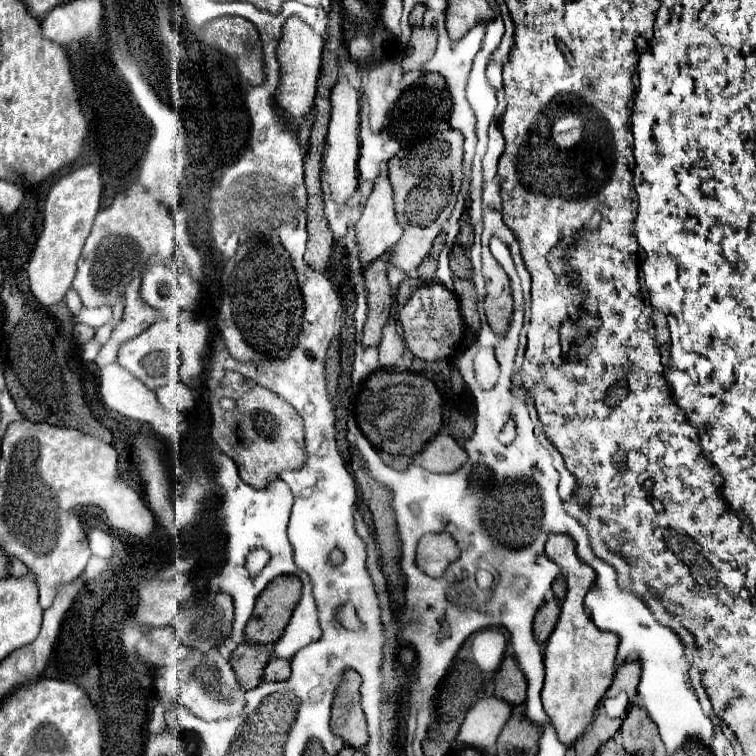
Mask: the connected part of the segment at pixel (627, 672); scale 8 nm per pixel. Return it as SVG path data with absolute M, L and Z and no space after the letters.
M629 662L629 664L619 666L617 672L615 672L615 680L613 680L611 688L607 690L605 698L613 698L619 692L627 692L629 702L631 702L631 698L635 698L635 694L637 694L639 674L641 674L641 670L639 670L639 664L637 662Z

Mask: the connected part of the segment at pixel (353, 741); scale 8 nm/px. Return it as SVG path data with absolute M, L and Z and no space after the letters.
M347 670L339 688L335 690L331 712L331 730L353 748L367 744L365 714L359 708L359 684L361 676L355 670Z

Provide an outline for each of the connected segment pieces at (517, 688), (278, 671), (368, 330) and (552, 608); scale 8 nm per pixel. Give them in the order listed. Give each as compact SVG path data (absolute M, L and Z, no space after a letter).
M507 656L495 674L495 696L517 706L525 702L525 678L513 656Z
M273 658L271 664L267 664L267 668L263 670L263 680L267 680L267 682L281 682L281 680L287 680L289 674L291 674L289 662Z
M377 258L363 272L365 288L367 288L367 306L369 306L365 328L363 328L363 338L361 338L361 344L365 348L379 344L381 328L389 318L391 288L387 282L385 270L387 270L387 262L383 258Z
M549 598L537 612L535 616L535 622L533 622L533 632L535 632L535 638L539 640L539 644L545 644L547 638L551 636L555 624L557 624L557 618L559 618L559 604Z

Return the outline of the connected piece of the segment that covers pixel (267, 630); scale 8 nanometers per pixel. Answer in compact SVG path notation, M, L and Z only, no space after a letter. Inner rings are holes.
M279 576L275 578L257 598L255 602L255 610L253 610L253 616L251 620L247 622L247 628L245 628L245 642L251 640L251 644L275 644L281 636L283 636L283 630L293 614L293 608L295 604L299 602L299 596L301 596L301 582L297 576Z

